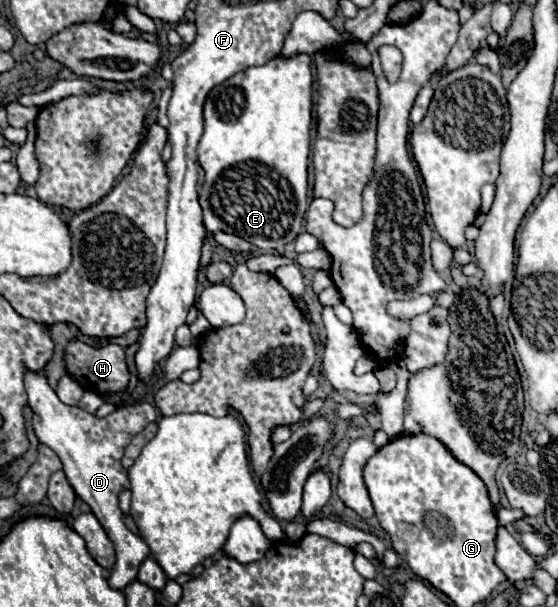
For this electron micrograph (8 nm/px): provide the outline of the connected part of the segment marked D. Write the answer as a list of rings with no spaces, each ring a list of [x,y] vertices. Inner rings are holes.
[[[26,370],[24,386],[26,386],[26,394],[28,394],[28,404],[34,412],[34,416],[32,416],[34,434],[42,444],[50,446],[58,454],[58,458],[64,464],[64,472],[68,476],[70,486],[92,508],[94,516],[104,526],[108,538],[112,540],[112,544],[116,548],[116,564],[110,572],[108,584],[114,590],[124,590],[130,582],[136,580],[138,568],[150,556],[150,550],[148,550],[146,542],[138,534],[130,532],[122,522],[122,510],[118,508],[118,494],[124,488],[130,488],[130,480],[128,480],[128,474],[122,468],[120,460],[122,460],[122,454],[124,454],[124,448],[128,446],[128,442],[138,432],[142,432],[148,422],[154,422],[156,418],[160,418],[158,410],[148,402],[140,402],[140,404],[132,404],[130,408],[120,406],[112,414],[98,418],[78,406],[66,406],[56,396],[56,392],[48,384],[46,376],[40,372]]]

